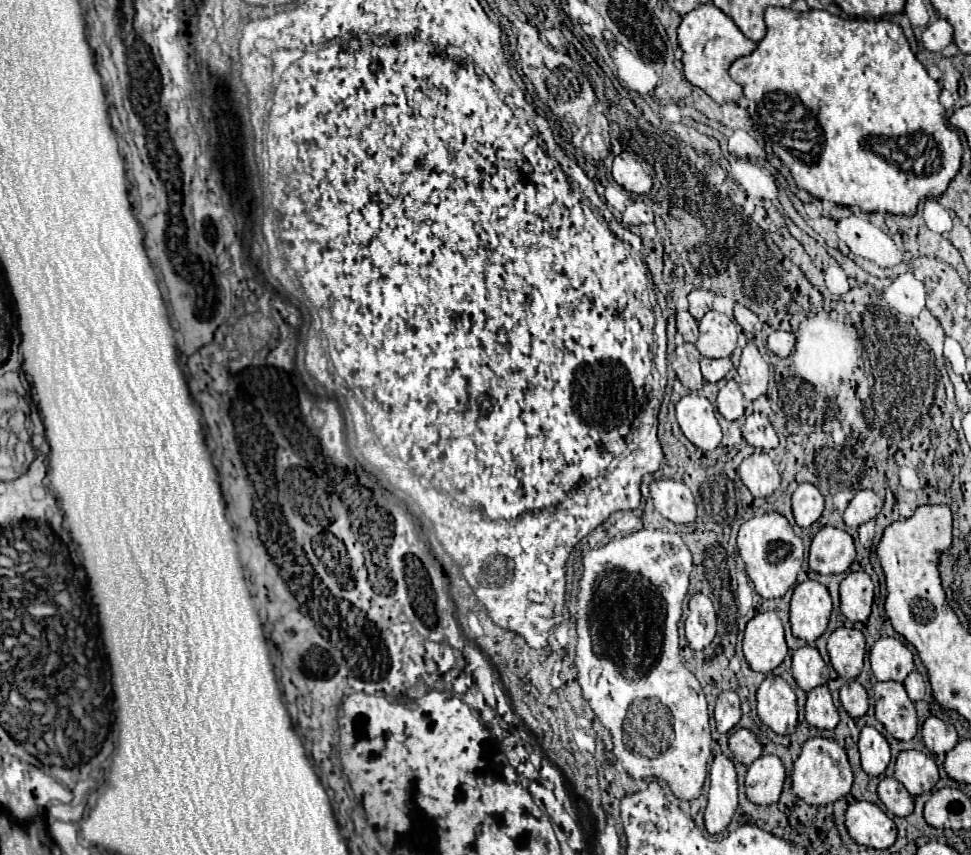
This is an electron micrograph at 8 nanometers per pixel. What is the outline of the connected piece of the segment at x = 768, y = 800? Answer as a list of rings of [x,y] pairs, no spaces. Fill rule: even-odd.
[[[762,755],[748,767],[746,795],[752,803],[758,805],[778,803],[784,779],[786,769],[782,759],[776,755]]]

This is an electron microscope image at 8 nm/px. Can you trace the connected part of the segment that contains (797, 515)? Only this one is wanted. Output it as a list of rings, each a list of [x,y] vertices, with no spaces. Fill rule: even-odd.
[[[802,483],[792,495],[792,511],[796,523],[808,529],[824,511],[824,495],[812,483]]]

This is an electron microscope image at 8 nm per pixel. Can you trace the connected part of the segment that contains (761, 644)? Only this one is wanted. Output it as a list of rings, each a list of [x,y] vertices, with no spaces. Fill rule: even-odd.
[[[776,611],[758,613],[748,621],[742,641],[744,657],[754,671],[770,673],[788,655],[784,625]]]

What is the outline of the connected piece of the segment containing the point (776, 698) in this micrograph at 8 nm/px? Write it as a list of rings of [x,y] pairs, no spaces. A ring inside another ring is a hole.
[[[766,675],[758,693],[758,717],[778,735],[792,733],[798,723],[796,693],[778,675]]]

